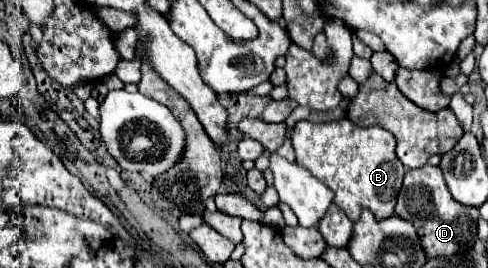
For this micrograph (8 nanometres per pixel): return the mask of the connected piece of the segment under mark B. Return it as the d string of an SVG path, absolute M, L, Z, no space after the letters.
M347 118L333 122L301 120L291 132L291 142L297 164L309 168L313 176L329 184L335 192L333 204L337 204L353 222L361 214L361 208L369 208L377 220L393 216L405 168L395 154L395 138L385 132L385 128L361 128Z

